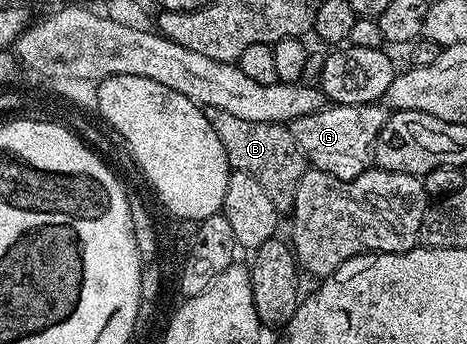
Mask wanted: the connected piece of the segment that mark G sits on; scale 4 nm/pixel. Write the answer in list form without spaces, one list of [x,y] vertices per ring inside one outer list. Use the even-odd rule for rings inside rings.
[[[336,103],[290,124],[291,132],[310,166],[338,179],[355,179],[373,163],[377,133],[385,125],[389,111],[379,103],[341,105]]]

